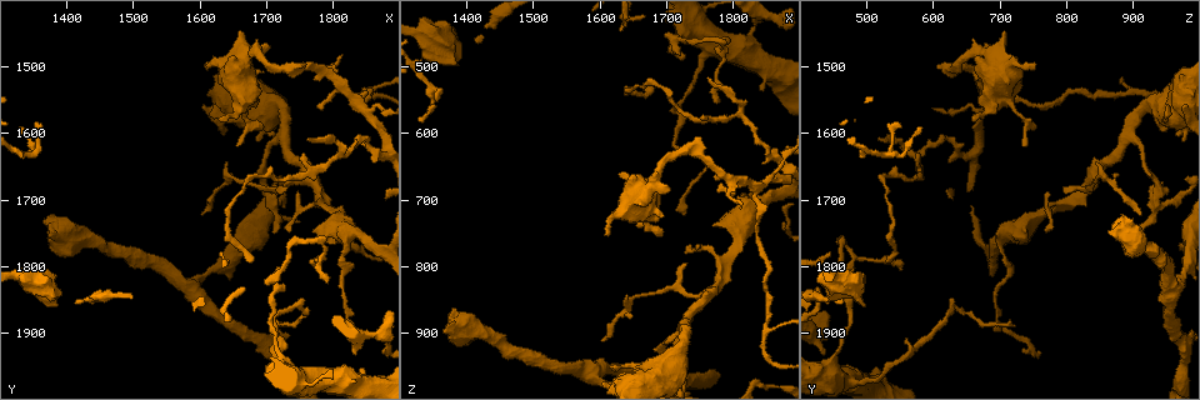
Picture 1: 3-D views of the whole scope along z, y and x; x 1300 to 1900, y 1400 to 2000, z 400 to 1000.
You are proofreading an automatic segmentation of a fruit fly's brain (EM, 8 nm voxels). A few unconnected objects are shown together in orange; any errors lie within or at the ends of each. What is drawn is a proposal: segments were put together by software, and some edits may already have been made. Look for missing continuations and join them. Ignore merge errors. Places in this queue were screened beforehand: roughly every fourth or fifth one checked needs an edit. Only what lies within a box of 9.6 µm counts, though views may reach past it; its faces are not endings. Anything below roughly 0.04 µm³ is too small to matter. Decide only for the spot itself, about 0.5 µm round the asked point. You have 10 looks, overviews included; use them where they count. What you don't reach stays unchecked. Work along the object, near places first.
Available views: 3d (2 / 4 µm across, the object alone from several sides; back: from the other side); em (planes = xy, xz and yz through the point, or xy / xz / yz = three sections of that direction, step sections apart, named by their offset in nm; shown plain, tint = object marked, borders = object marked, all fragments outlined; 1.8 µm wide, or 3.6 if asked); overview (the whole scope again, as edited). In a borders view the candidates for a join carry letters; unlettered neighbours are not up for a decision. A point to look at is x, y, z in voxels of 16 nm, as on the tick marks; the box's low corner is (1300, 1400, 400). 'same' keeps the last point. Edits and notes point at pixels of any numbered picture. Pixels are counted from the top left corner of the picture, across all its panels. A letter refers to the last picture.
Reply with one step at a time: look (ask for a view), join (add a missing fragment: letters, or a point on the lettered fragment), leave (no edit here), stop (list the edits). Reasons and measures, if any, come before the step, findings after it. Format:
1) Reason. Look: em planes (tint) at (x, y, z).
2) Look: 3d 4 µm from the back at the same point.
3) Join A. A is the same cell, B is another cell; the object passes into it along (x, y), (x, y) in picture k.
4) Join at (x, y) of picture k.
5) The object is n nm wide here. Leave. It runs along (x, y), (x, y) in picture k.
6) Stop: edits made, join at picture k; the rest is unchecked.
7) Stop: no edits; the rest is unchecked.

Tapers out. Look: em planes (borders) at (1675, 1790, 530).

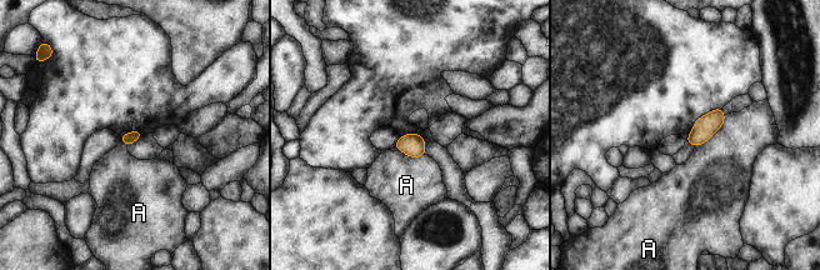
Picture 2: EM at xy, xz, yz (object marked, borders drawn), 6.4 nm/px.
The longest contact is with A, 280 nm. Leave. A is another cell; a border runs along (725, 115), (724, 123), (695, 146) in picture 2; none of them fits.

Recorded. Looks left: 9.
Thin end. Look: 3d 4 µm at (1760, 1610, 515).

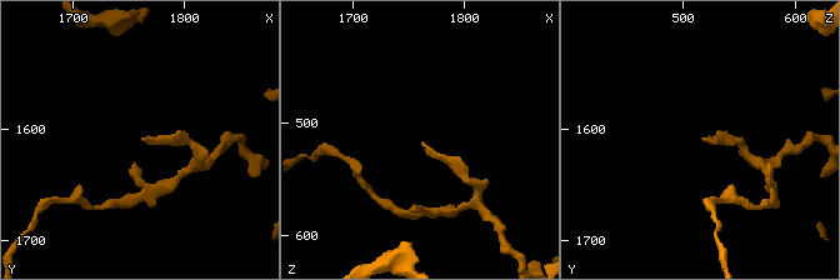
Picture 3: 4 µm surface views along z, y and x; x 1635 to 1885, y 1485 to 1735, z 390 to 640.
Need the tissue. Look: em planes (plain) at (1766, 1610, 520).

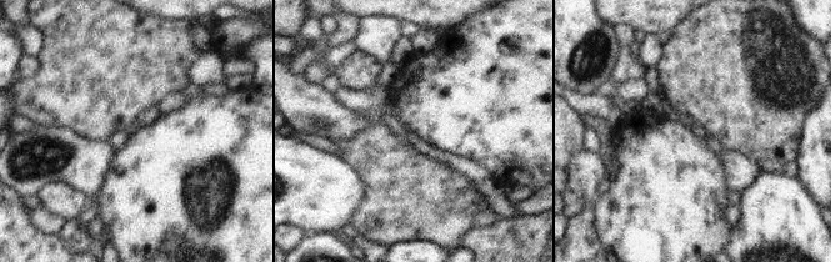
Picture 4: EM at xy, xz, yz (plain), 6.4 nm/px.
Look: em planes (borders) at the same point.

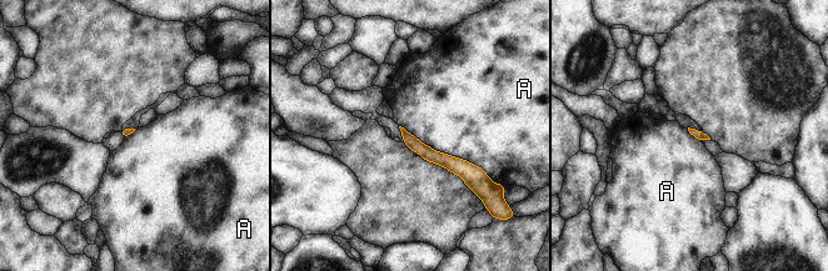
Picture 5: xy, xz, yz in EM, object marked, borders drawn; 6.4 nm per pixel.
Leave. A is another cell; it runs along (405, 135), (425, 152), (474, 172) in picture 5; no lettered fragment goes on from it.

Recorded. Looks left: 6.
An open end. Look: em xy step 16 (borders) at (1780, 1565, 675).

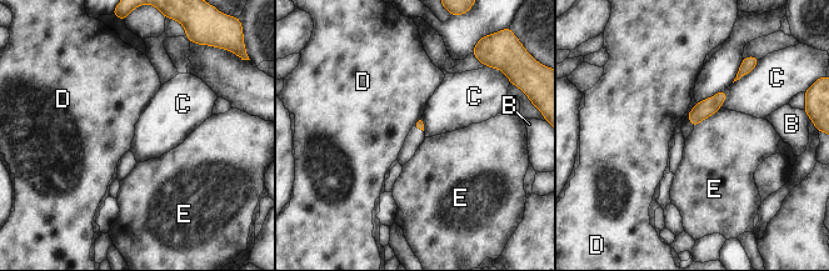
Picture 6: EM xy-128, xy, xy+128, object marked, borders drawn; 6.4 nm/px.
Look: em xz step 4 (borders) at the same point.

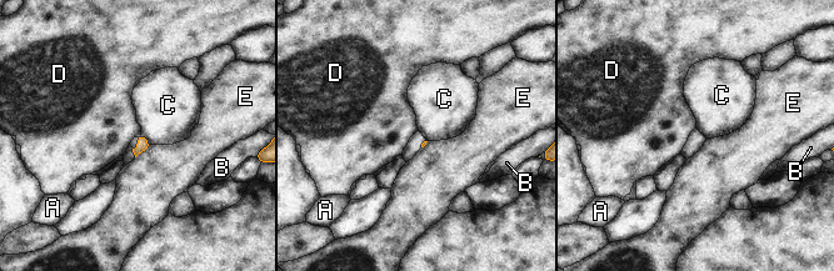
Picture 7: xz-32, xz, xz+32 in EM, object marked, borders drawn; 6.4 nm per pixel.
Leave. A, B, C, D and E are other cells; none of them fits.

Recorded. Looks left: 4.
Free end. Look: em planes (borders) at (1655, 1445, 710).

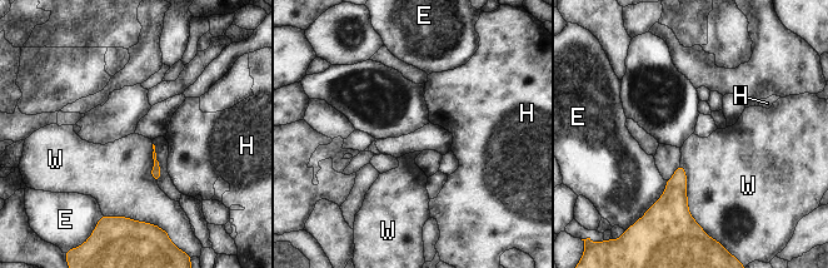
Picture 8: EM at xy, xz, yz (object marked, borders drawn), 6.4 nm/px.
Leave. E, H and W are other cells; no lettered fragment goes on from it.

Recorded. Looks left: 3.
Stop: no edits; the rest is unchecked.

